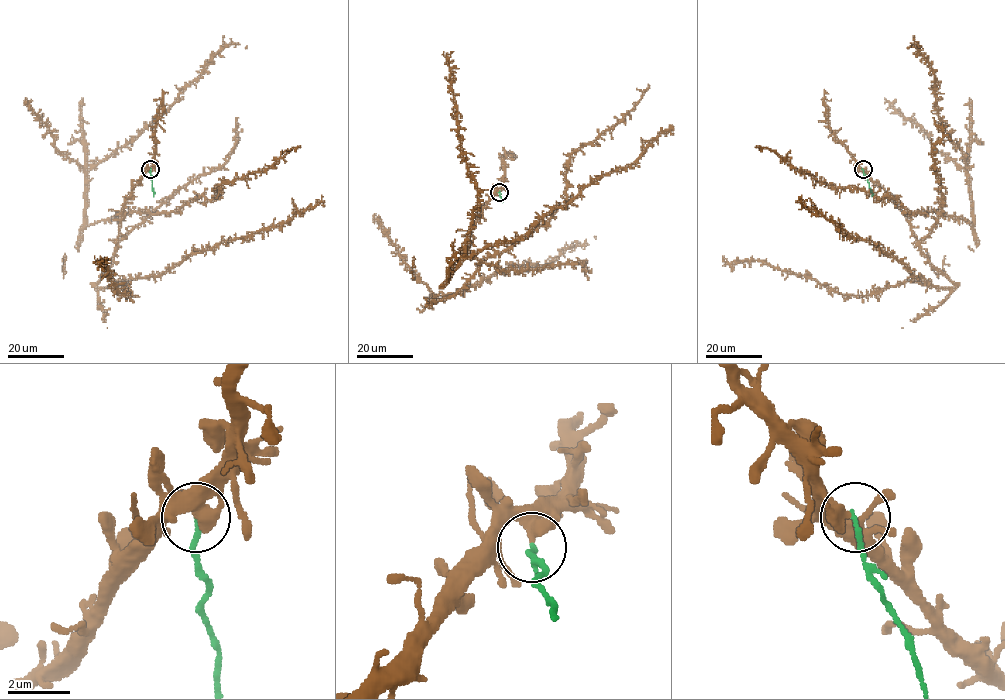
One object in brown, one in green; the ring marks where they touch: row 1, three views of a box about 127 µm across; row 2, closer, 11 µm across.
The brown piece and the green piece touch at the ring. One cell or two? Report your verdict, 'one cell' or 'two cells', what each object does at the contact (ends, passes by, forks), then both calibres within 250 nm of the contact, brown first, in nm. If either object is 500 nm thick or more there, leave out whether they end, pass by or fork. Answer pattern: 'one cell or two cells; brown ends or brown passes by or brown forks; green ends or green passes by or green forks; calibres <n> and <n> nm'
two cells; brown ends; green ends; calibres 480 and 160 nm

